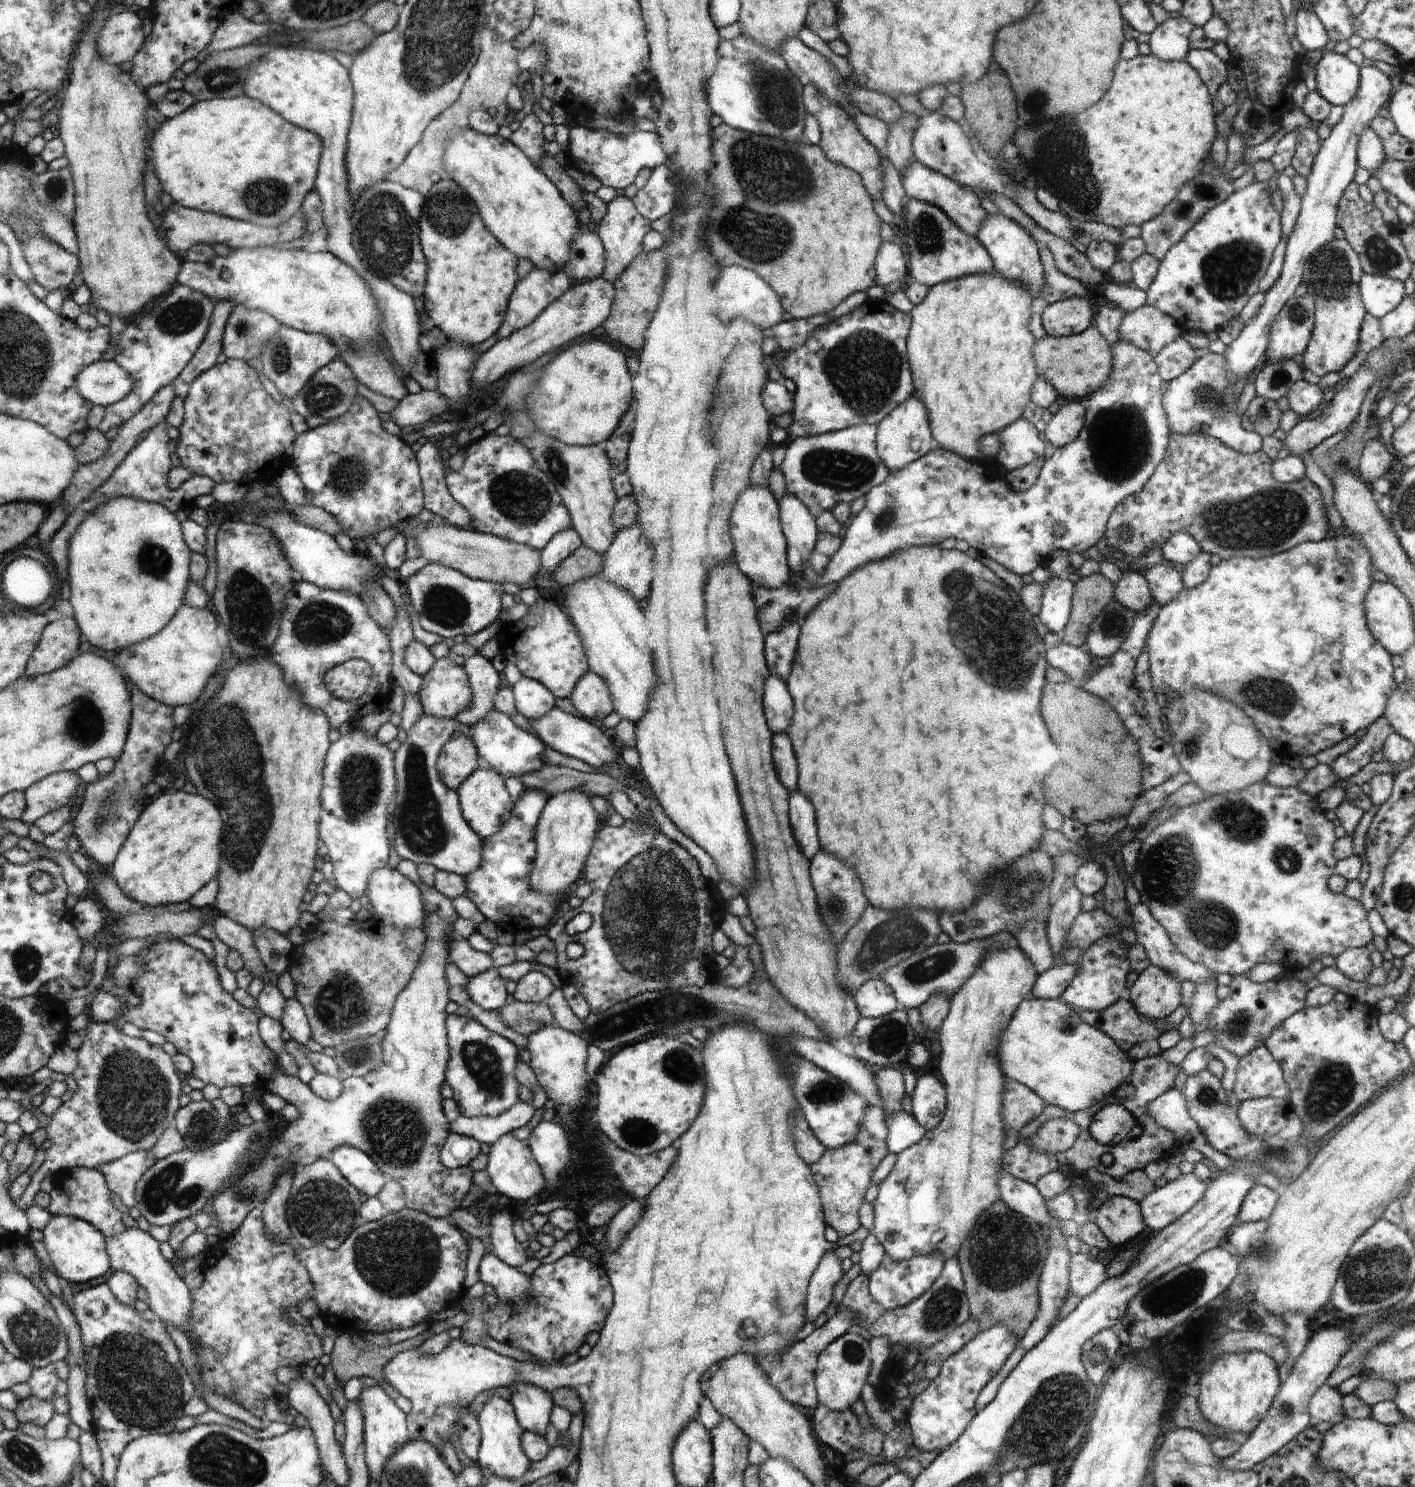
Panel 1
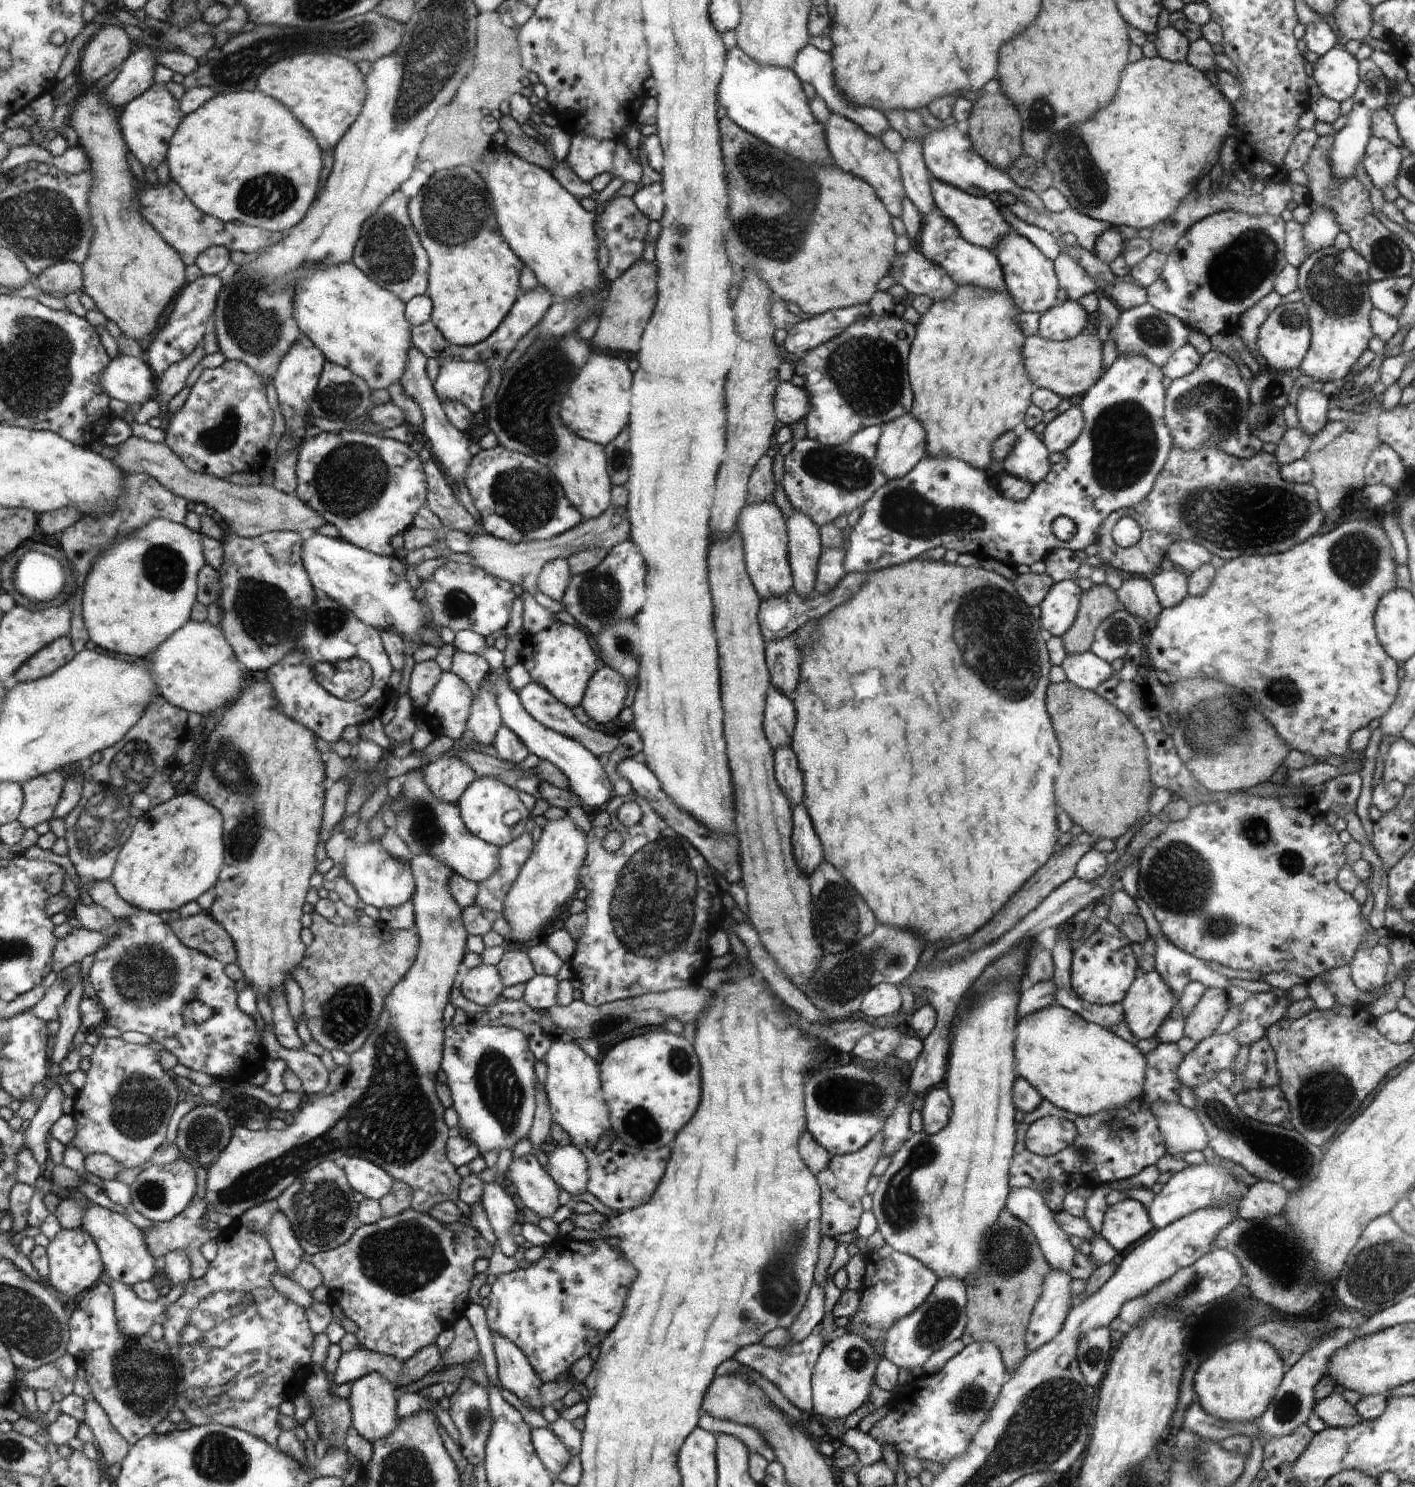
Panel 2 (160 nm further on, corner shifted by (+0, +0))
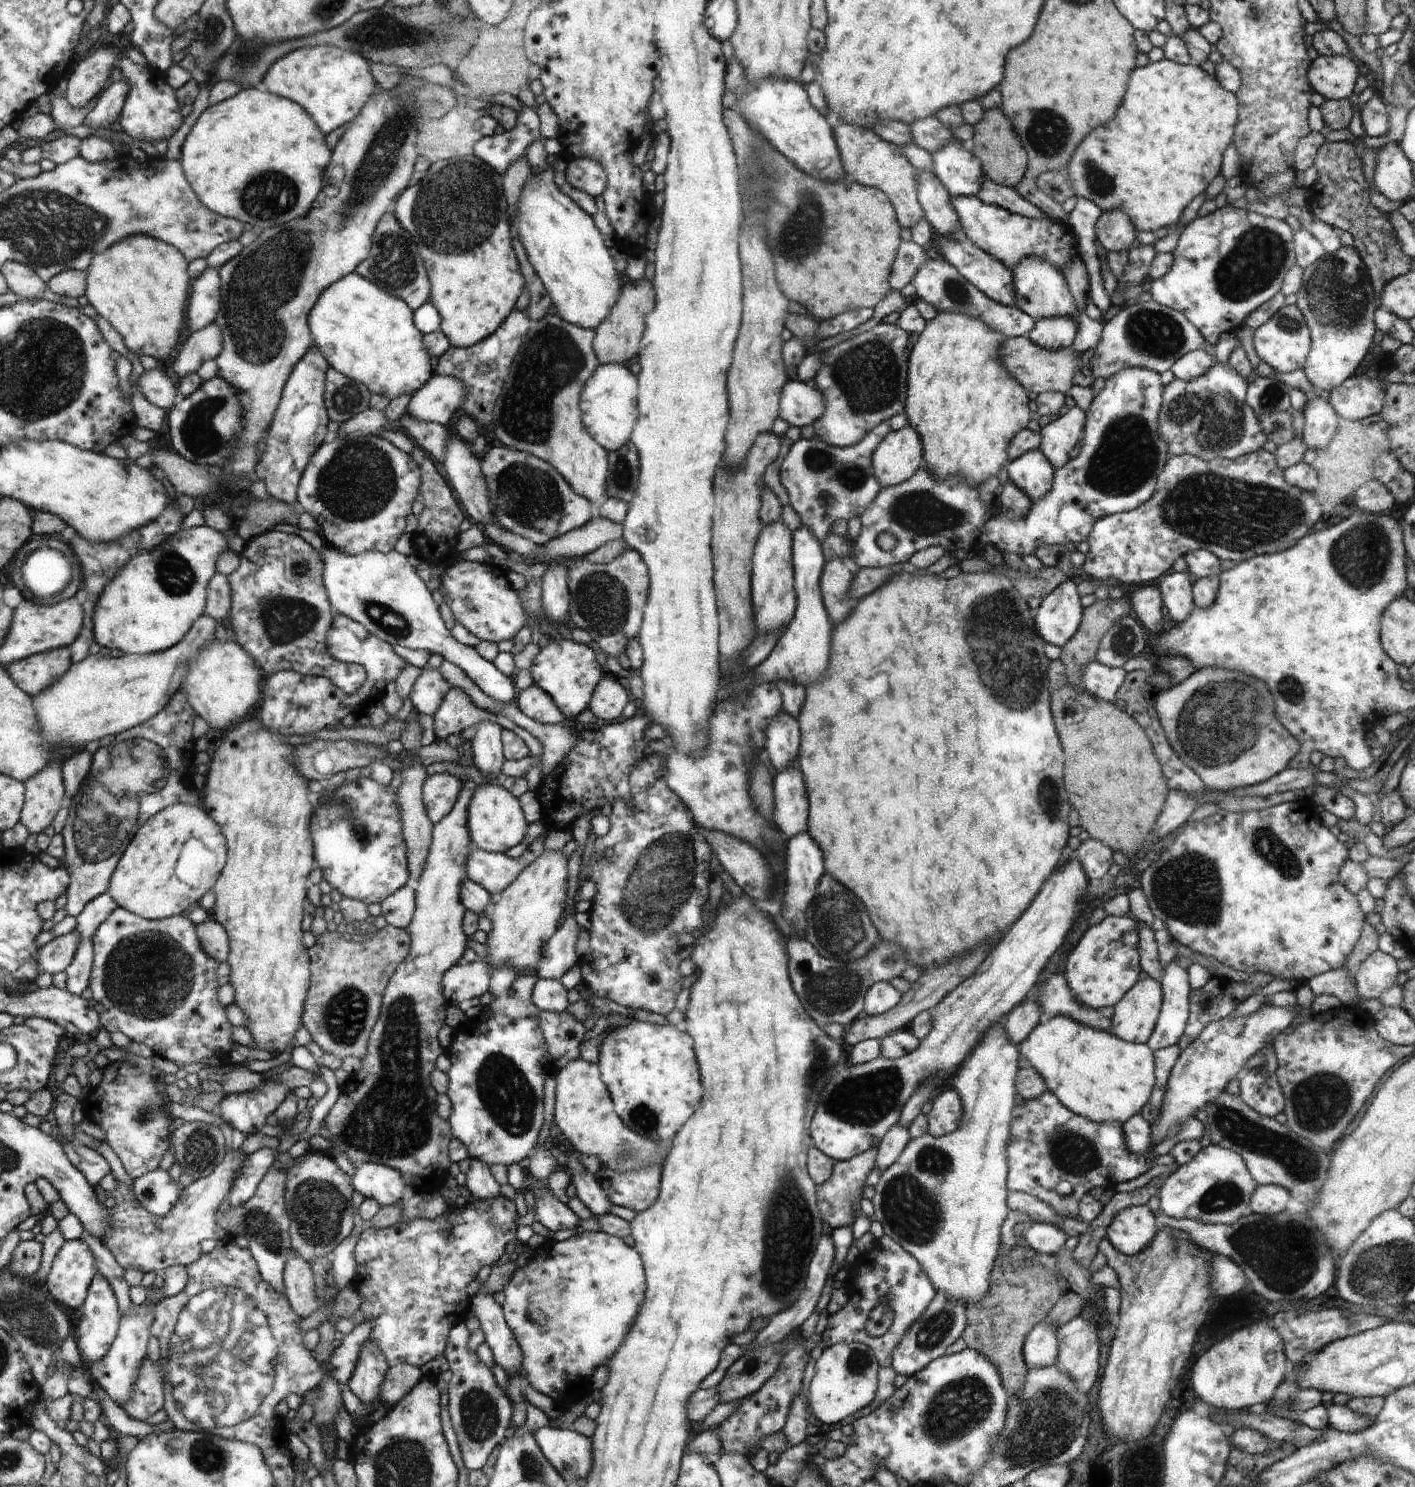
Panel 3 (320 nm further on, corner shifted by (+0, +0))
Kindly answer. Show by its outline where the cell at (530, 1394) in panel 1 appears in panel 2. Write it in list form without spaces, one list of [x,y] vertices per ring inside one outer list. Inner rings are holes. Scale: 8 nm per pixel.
[[[493,1334],[493,1338],[500,1386],[512,1392],[524,1404],[542,1410],[545,1406],[540,1393],[543,1383],[538,1374],[534,1372],[523,1352],[508,1338],[502,1338],[502,1334]]]

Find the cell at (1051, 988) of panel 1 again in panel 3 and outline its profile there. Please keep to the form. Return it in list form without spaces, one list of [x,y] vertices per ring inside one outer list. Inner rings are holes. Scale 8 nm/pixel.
[[[1032,1001],[1018,1004],[1010,1011],[1002,1025],[1014,1044],[1020,1044],[1036,1028],[1040,1011],[1040,1006]]]

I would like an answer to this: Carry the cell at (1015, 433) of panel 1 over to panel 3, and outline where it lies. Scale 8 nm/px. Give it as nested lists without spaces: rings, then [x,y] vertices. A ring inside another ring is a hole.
[[[1039,448],[1010,461],[1009,480],[1036,504],[1045,498],[1053,488],[1054,468],[1048,457]]]

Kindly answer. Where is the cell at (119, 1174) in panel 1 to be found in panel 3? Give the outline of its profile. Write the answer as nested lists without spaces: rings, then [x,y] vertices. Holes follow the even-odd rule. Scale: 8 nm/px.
[[[76,1141],[66,1144],[65,1149],[72,1164],[85,1173],[93,1186],[100,1185],[100,1182],[112,1172],[110,1162],[90,1146],[82,1145]]]

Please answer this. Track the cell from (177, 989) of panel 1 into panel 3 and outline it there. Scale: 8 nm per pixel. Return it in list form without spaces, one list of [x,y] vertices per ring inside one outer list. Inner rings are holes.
[[[118,907],[118,910],[110,916],[110,920],[107,920],[100,926],[96,936],[94,936],[95,942],[95,968],[93,970],[93,978],[91,982],[91,990],[93,991],[93,999],[91,1003],[96,1007],[96,1010],[100,1012],[103,1028],[109,1032],[123,1032],[132,1041],[142,1042],[153,1050],[154,1054],[172,1060],[176,1066],[182,1066],[183,1064],[200,1062],[202,1059],[208,1059],[212,1056],[221,1055],[225,1059],[228,1058],[228,1052],[231,1049],[234,1040],[232,1040],[232,1025],[226,1018],[226,1008],[224,1005],[218,1002],[216,998],[216,990],[218,990],[218,978],[216,976],[216,970],[218,970],[218,962],[206,954],[205,950],[201,948],[200,938],[196,936],[196,928],[194,923],[185,914],[178,916],[171,916],[166,919],[148,919],[144,916],[140,916],[131,910],[124,907]]]

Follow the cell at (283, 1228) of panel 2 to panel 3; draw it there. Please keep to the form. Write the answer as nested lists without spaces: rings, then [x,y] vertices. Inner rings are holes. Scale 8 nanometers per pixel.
[[[292,1250],[286,1254],[283,1284],[288,1302],[300,1318],[310,1316],[312,1312],[318,1310],[318,1306],[322,1305],[314,1291],[316,1286],[311,1266],[302,1256],[296,1256]]]

